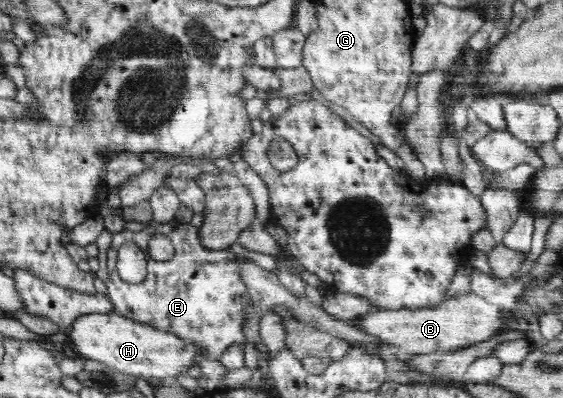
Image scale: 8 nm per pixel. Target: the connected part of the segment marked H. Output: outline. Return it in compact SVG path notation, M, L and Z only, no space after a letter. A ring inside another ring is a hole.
M91 313L77 317L68 327L71 345L75 352L84 360L95 360L116 369L120 373L126 373L133 377L142 378L146 381L151 379L177 379L178 375L188 374L191 366L198 366L196 358L200 351L197 343L180 339L173 333L160 331L150 324L140 323L127 317L121 316L119 313L104 314Z

